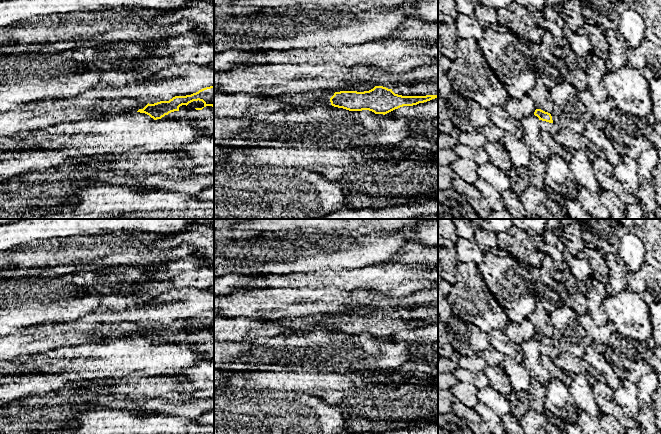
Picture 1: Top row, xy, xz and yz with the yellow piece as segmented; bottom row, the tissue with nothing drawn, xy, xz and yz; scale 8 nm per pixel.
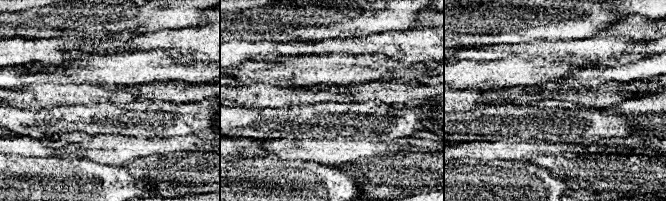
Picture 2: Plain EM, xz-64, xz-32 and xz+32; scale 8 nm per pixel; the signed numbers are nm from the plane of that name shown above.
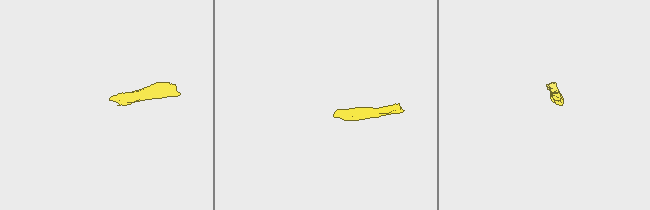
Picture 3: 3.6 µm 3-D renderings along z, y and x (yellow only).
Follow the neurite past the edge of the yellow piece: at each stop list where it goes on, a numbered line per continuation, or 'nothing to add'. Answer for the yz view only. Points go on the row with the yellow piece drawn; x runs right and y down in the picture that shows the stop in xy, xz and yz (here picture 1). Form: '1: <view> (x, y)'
1: yz (552, 128)

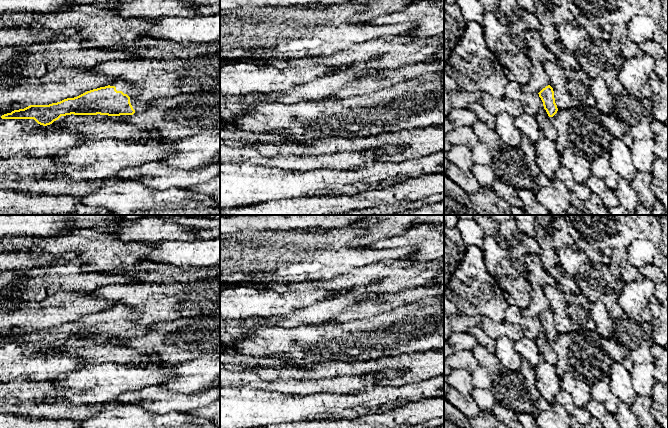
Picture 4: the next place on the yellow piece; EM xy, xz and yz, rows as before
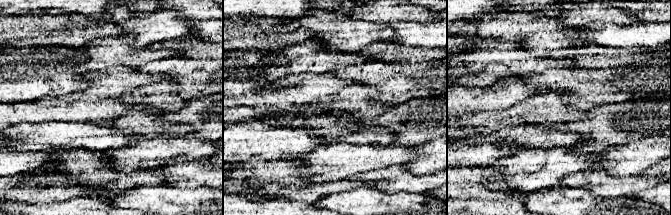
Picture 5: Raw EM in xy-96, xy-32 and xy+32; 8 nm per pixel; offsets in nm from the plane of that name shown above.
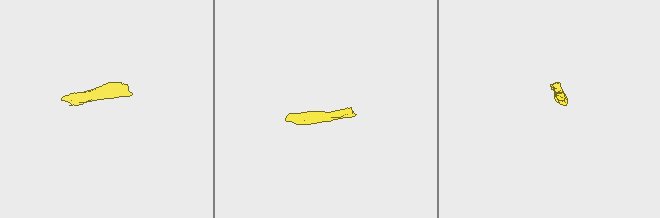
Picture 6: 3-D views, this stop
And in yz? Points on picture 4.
nothing to add

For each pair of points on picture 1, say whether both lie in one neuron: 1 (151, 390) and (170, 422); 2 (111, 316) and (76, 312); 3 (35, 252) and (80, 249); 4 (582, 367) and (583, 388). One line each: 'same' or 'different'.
1: different
2: different
3: same
4: different

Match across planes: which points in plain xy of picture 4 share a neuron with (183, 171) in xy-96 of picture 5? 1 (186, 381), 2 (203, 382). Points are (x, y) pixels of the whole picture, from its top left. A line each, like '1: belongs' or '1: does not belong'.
1: does not belong
2: does not belong

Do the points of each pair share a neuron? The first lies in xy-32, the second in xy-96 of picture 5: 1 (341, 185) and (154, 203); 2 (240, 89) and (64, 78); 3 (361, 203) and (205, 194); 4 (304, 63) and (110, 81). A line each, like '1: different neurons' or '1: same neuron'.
1: different neurons
2: same neuron
3: same neuron
4: different neurons

